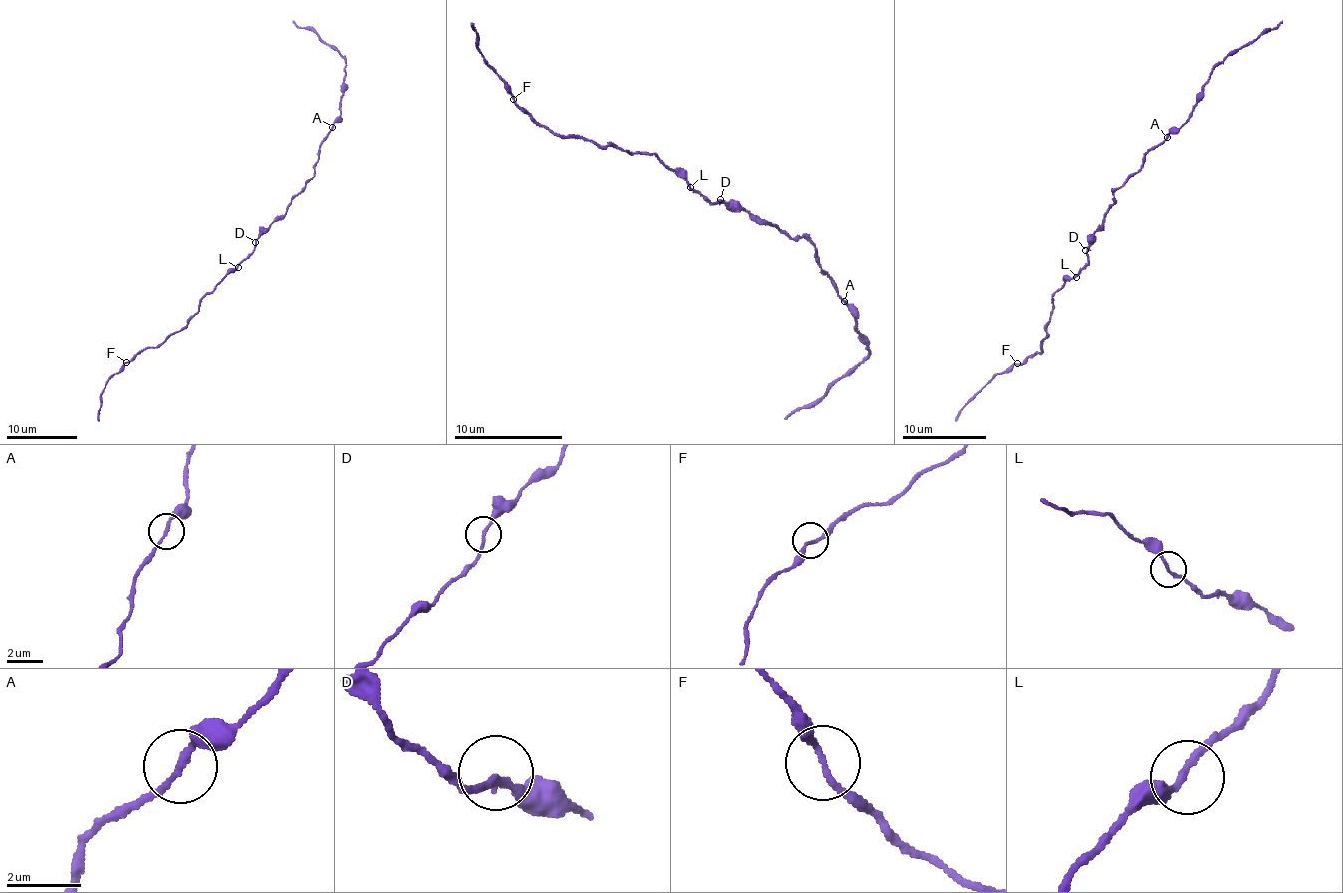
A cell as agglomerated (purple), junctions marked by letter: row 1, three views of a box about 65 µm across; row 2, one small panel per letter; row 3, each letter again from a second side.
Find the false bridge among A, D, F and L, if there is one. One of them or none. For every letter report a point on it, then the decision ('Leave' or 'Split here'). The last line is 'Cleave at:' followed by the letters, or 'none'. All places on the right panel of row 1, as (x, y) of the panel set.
A: Place: (1167, 137). Leave
D: Place: (1085, 250). Leave
F: Place: (1017, 363). Leave
L: Place: (1076, 277). Leave
Cleave at: none

